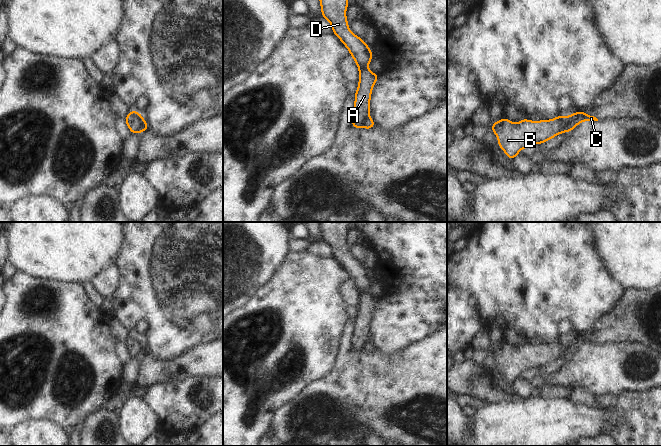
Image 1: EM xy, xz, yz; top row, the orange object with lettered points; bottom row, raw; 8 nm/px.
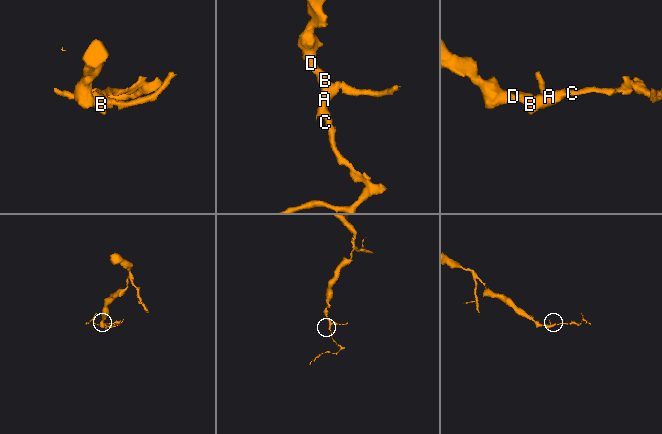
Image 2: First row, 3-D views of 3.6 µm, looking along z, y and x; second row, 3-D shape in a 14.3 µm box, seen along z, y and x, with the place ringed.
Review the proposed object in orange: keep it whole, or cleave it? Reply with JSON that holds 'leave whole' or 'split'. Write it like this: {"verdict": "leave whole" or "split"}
{"verdict": "split"}

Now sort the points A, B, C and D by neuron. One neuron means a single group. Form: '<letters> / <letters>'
A B D / C

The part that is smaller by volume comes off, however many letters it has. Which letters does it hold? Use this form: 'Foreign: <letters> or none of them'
Foreign: C

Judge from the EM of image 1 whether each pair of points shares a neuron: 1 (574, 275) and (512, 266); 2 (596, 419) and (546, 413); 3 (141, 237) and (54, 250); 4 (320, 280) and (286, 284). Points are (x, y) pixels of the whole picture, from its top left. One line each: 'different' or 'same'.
1: same
2: same
3: different
4: same

